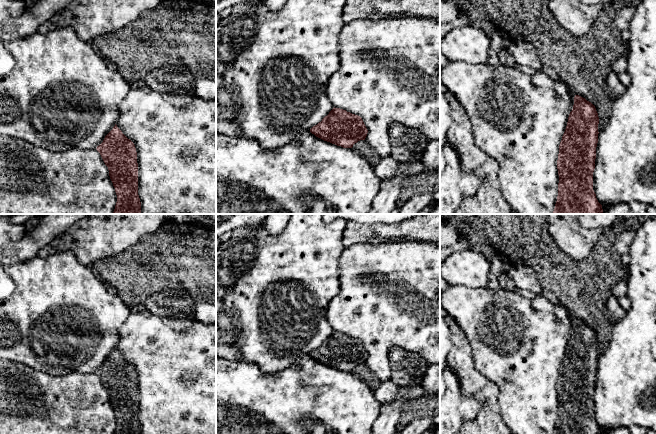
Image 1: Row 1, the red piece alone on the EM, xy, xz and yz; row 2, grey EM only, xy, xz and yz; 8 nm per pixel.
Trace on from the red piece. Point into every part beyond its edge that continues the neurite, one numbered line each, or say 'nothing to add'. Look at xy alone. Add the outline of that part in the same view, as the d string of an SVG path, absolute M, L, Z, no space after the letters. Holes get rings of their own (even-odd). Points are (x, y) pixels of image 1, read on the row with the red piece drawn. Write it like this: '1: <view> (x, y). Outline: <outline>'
nothing to add

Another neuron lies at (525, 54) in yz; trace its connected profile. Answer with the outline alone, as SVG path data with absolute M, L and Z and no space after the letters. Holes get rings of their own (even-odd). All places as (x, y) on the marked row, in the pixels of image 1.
M512 42L508 51L514 57L518 65L523 65L531 68L534 71L542 69L543 62L539 52L529 43Z

